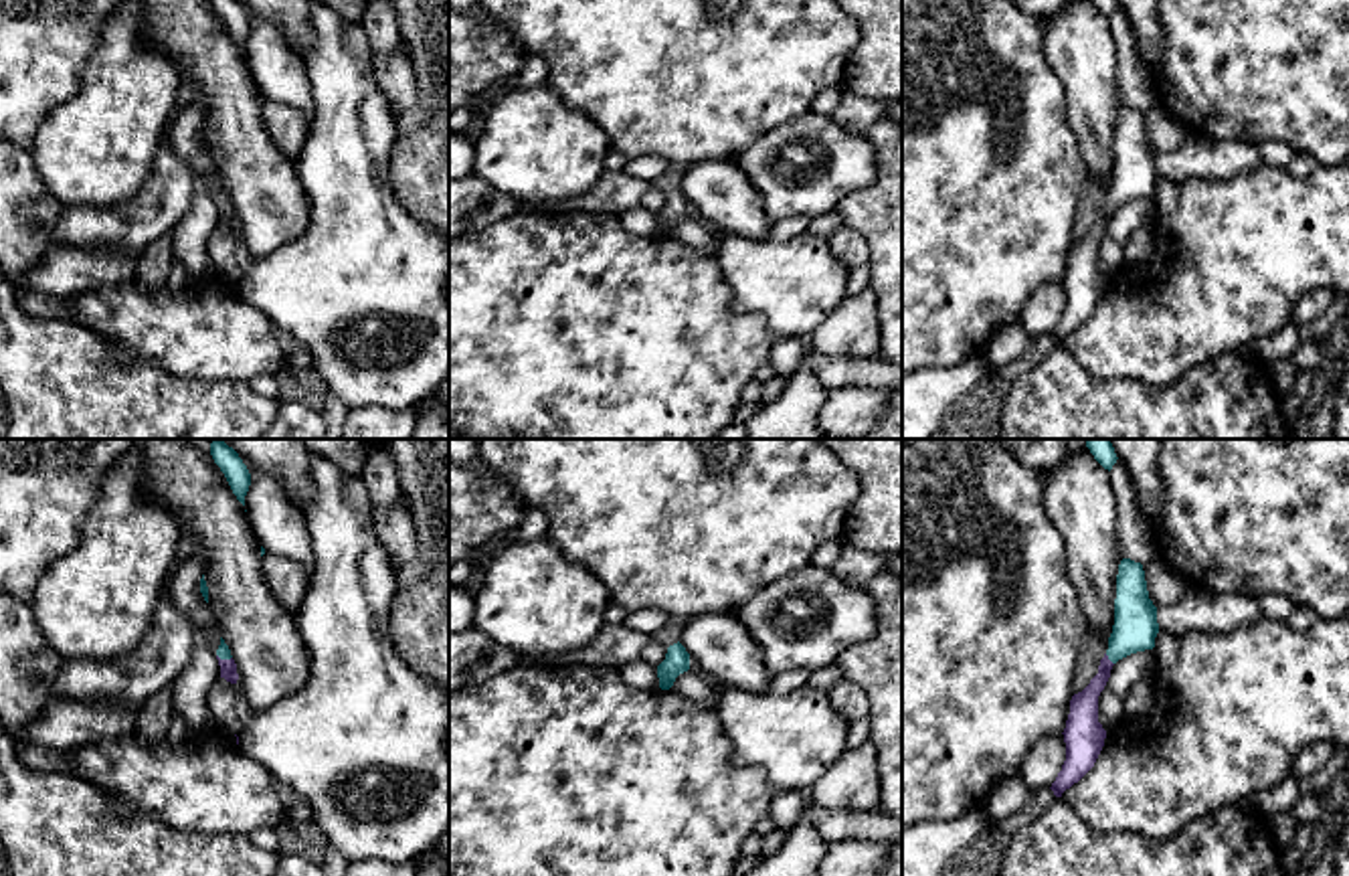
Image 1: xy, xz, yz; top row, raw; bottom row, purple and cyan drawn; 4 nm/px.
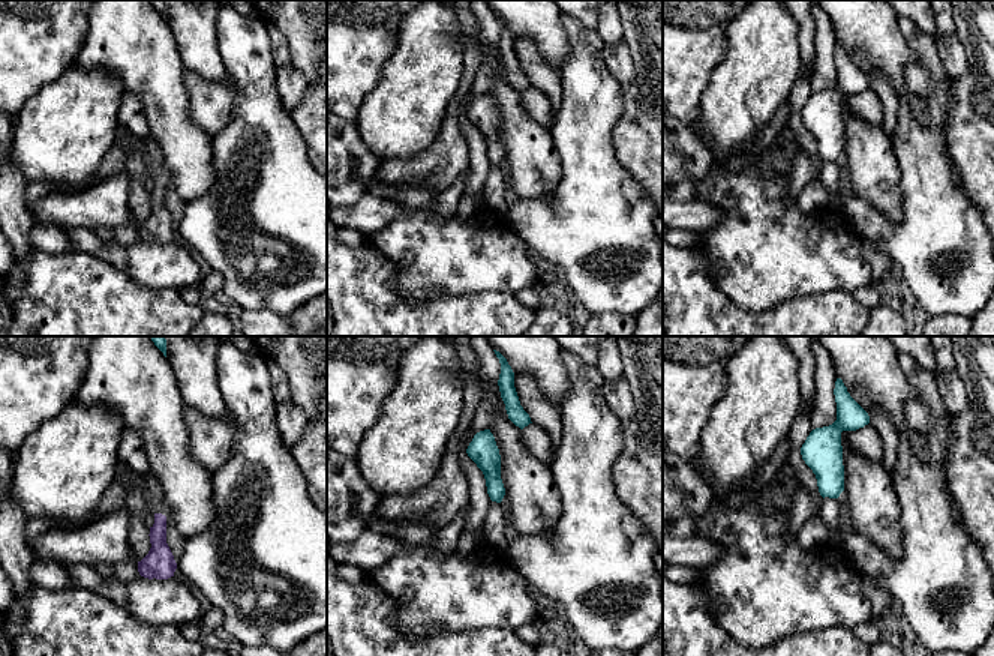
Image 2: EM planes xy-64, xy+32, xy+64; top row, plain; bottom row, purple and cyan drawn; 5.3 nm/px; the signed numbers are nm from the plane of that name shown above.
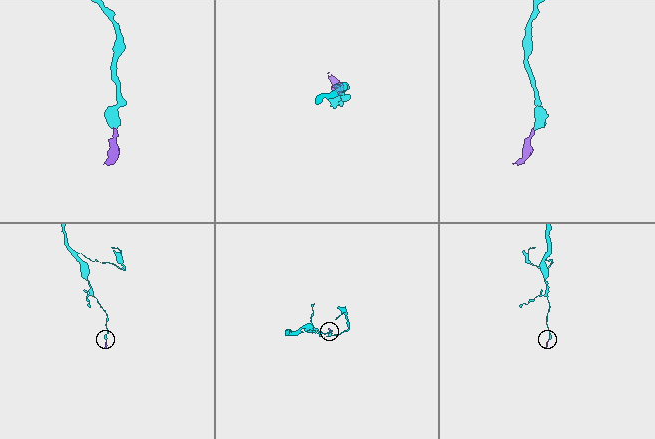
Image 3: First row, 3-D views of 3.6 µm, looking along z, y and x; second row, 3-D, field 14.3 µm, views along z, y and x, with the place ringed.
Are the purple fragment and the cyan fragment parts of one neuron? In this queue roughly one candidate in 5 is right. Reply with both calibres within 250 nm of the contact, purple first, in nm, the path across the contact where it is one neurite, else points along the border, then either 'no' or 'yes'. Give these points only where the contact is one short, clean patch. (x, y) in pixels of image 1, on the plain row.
calibres 120 and 180 nm; way yz (1083, 264), (1083, 253), (1109, 207), (1135, 174); yes

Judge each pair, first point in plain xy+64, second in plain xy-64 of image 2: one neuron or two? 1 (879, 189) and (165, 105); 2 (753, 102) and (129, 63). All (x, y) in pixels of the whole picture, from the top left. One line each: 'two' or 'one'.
1: one
2: two

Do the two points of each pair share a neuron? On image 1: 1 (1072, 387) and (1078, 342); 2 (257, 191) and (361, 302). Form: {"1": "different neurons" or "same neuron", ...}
{"1": "different neurons", "2": "different neurons"}

